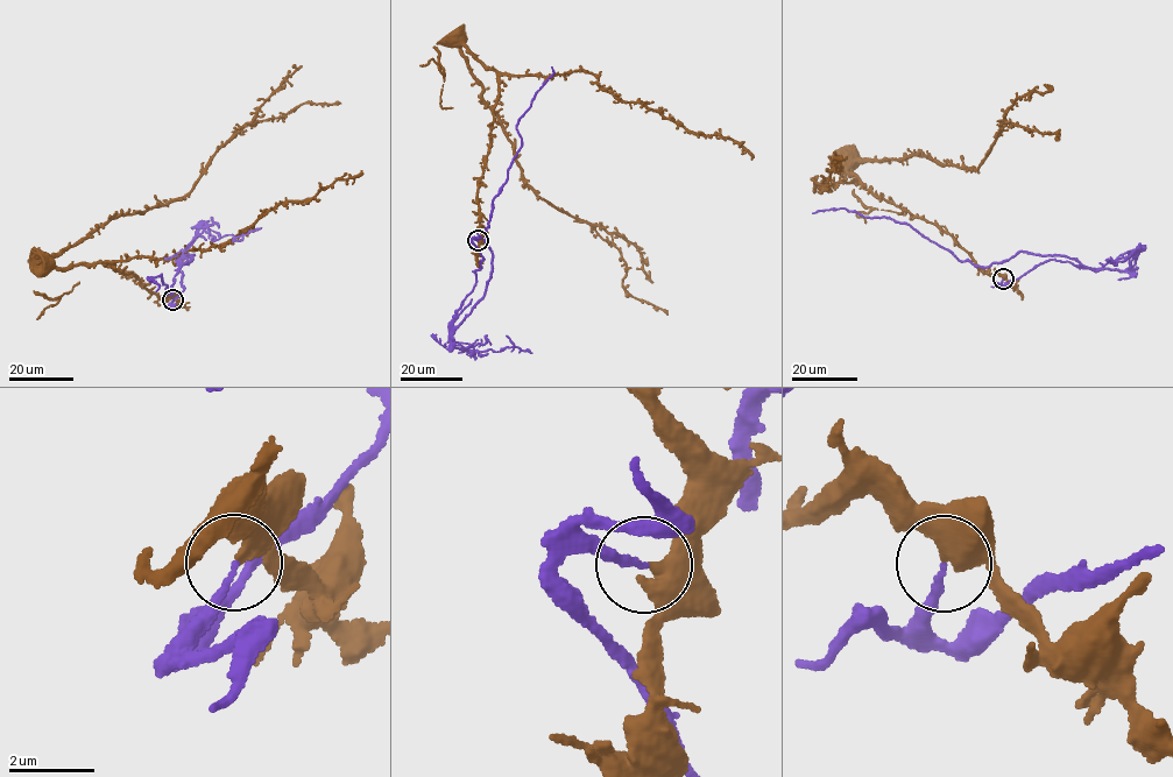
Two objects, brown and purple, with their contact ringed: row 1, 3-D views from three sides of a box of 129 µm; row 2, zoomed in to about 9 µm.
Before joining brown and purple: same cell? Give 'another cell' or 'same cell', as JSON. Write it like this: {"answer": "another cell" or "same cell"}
{"answer": "another cell"}

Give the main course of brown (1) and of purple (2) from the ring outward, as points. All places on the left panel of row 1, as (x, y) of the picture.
1: (172, 298), (99, 262), (63, 268), (51, 259), (107, 220), (182, 198), (239, 127), (304, 103), (340, 103)
2: (172, 299), (184, 288), (179, 260), (193, 254), (170, 295), (161, 275), (147, 278), (155, 291)

